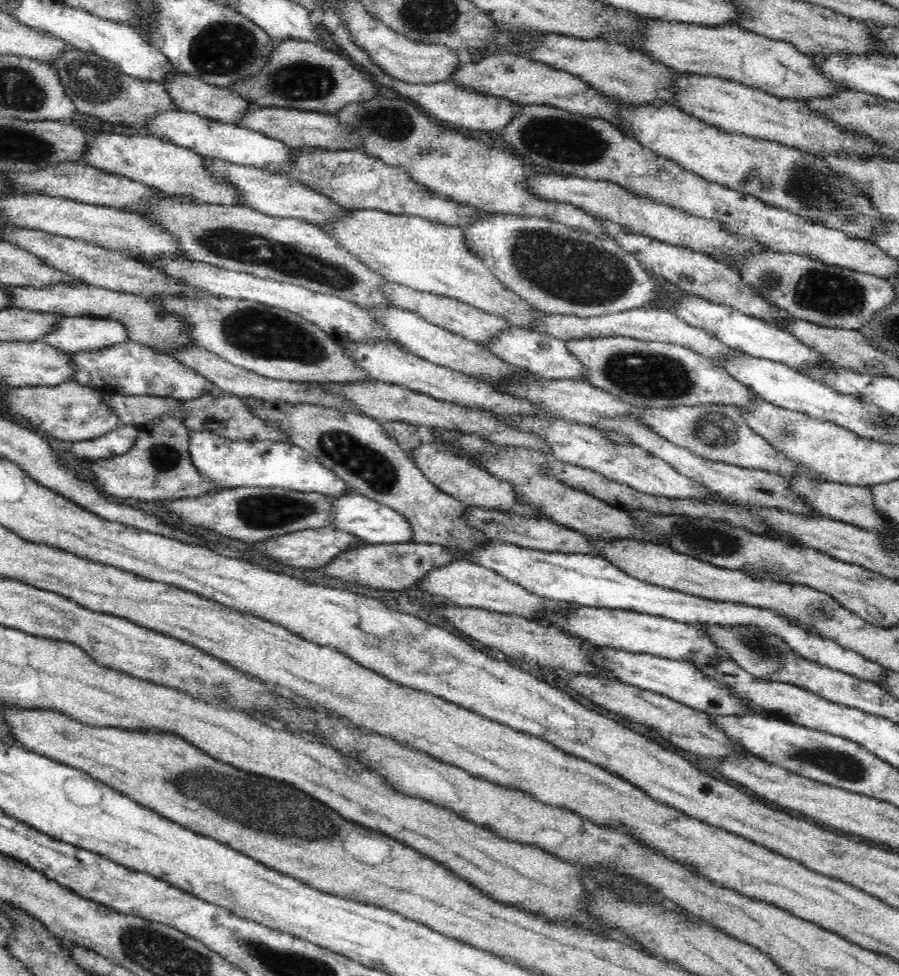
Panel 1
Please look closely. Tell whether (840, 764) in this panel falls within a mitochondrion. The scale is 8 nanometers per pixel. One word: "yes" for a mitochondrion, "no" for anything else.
yes

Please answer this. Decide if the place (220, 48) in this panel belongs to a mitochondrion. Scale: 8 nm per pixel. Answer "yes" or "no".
yes

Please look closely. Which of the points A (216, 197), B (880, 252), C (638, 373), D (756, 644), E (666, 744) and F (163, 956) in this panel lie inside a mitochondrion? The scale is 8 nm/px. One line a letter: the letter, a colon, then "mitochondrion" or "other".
A: other
B: other
C: mitochondrion
D: mitochondrion
E: other
F: mitochondrion

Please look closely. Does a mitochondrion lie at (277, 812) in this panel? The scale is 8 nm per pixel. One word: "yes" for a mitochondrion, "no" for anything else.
yes

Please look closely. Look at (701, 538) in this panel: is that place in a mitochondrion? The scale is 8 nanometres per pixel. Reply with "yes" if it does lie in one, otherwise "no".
yes

